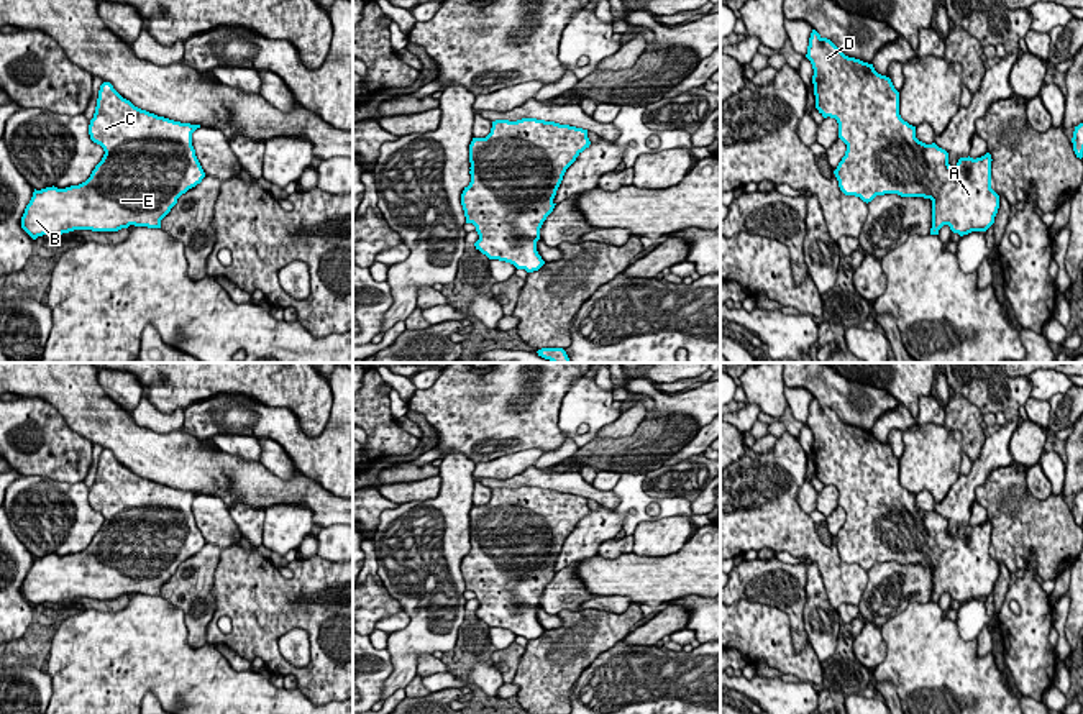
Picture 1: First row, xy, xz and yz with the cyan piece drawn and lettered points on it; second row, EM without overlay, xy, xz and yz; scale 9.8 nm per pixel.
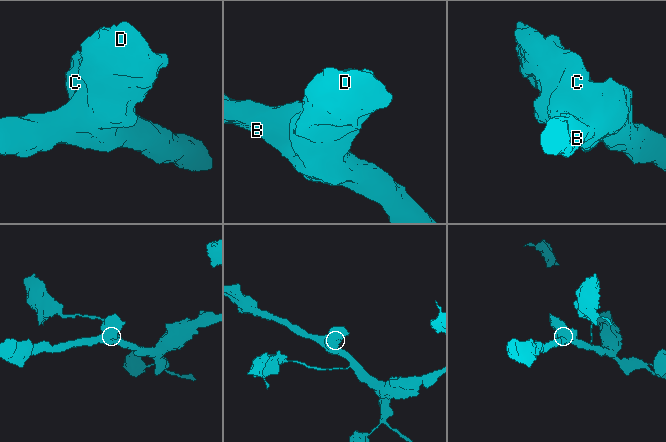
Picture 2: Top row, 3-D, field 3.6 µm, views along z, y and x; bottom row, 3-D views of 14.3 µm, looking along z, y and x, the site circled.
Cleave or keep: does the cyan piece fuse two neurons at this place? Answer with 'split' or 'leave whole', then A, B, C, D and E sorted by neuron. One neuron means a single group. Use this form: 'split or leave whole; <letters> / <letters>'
leave whole; A B C D E

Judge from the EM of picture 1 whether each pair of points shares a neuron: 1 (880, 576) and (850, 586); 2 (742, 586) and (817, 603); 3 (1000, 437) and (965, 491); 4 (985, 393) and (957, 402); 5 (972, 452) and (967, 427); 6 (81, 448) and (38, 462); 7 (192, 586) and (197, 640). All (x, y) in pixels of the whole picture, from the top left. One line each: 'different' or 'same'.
1: different
2: different
3: same
4: different
5: same
6: same
7: same

